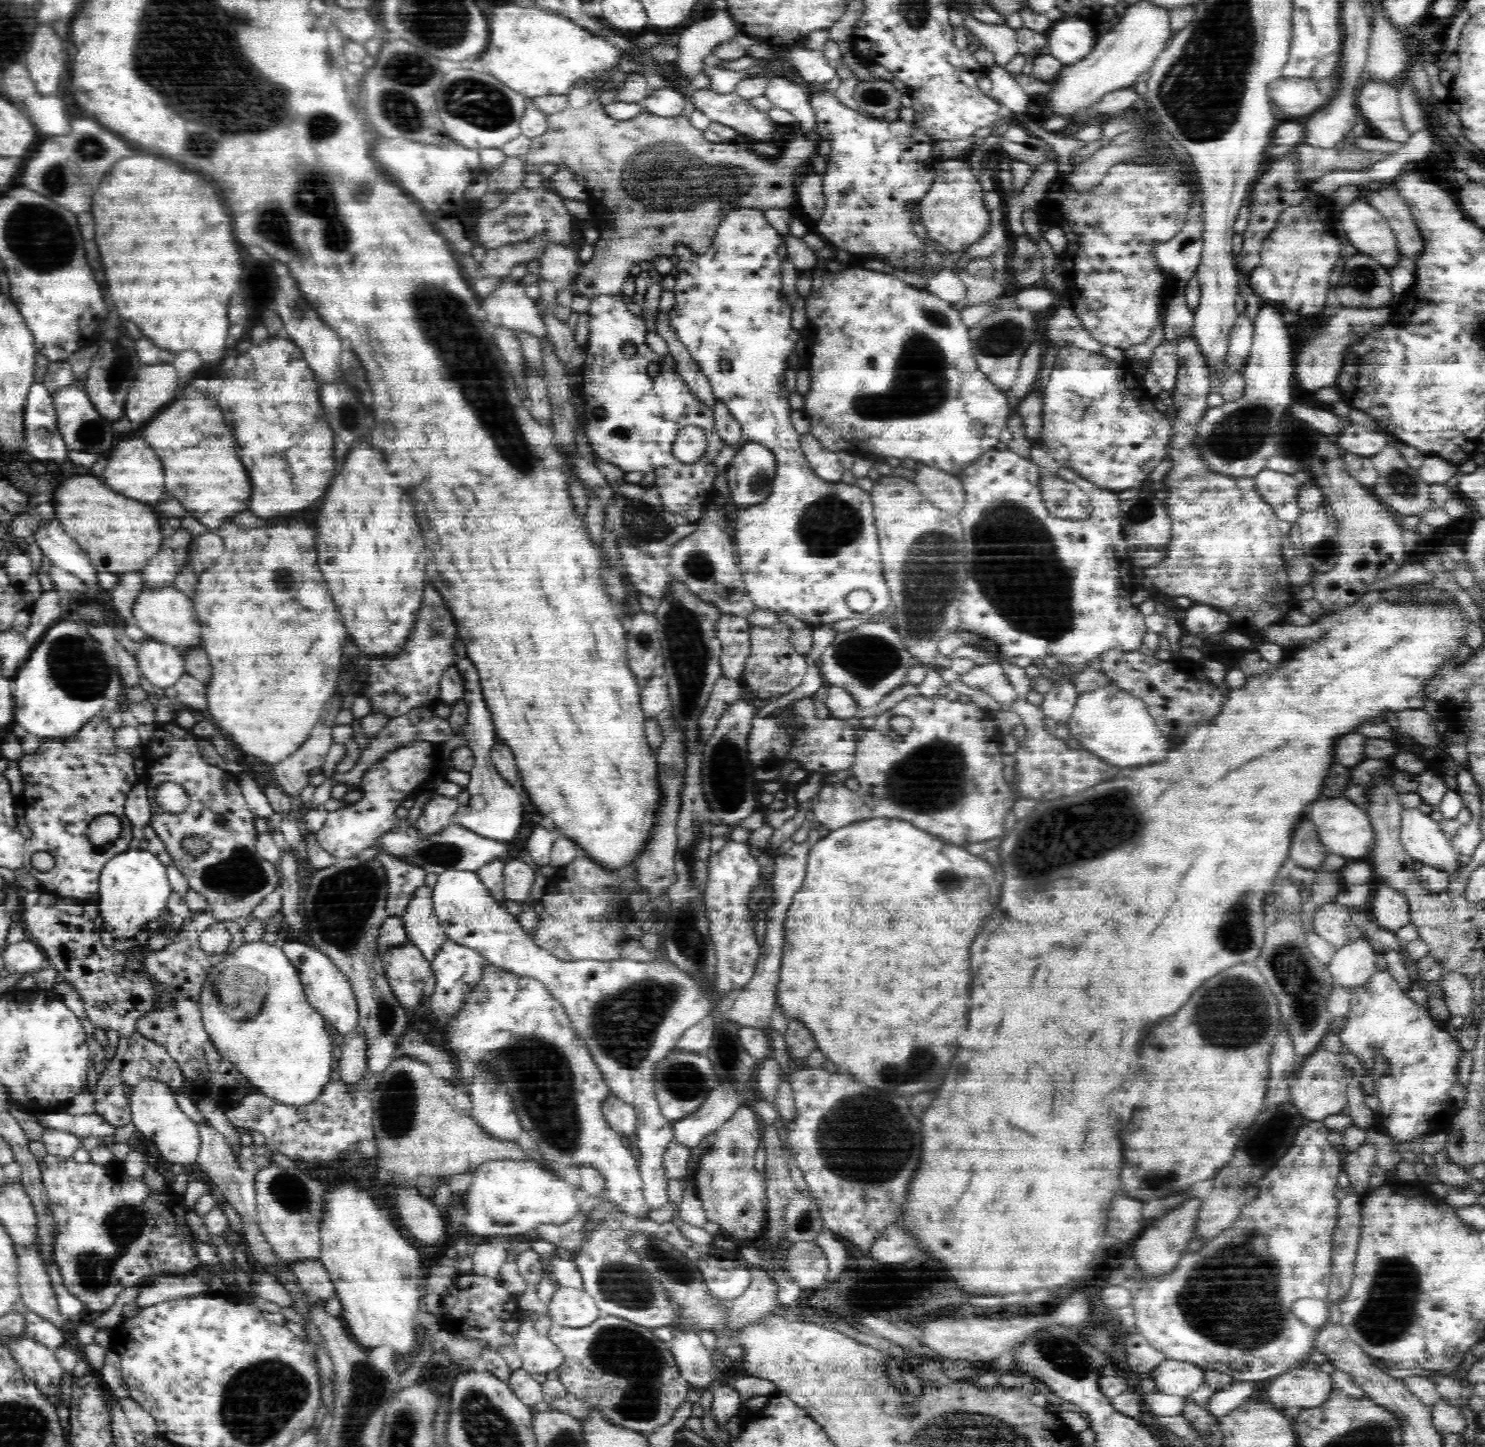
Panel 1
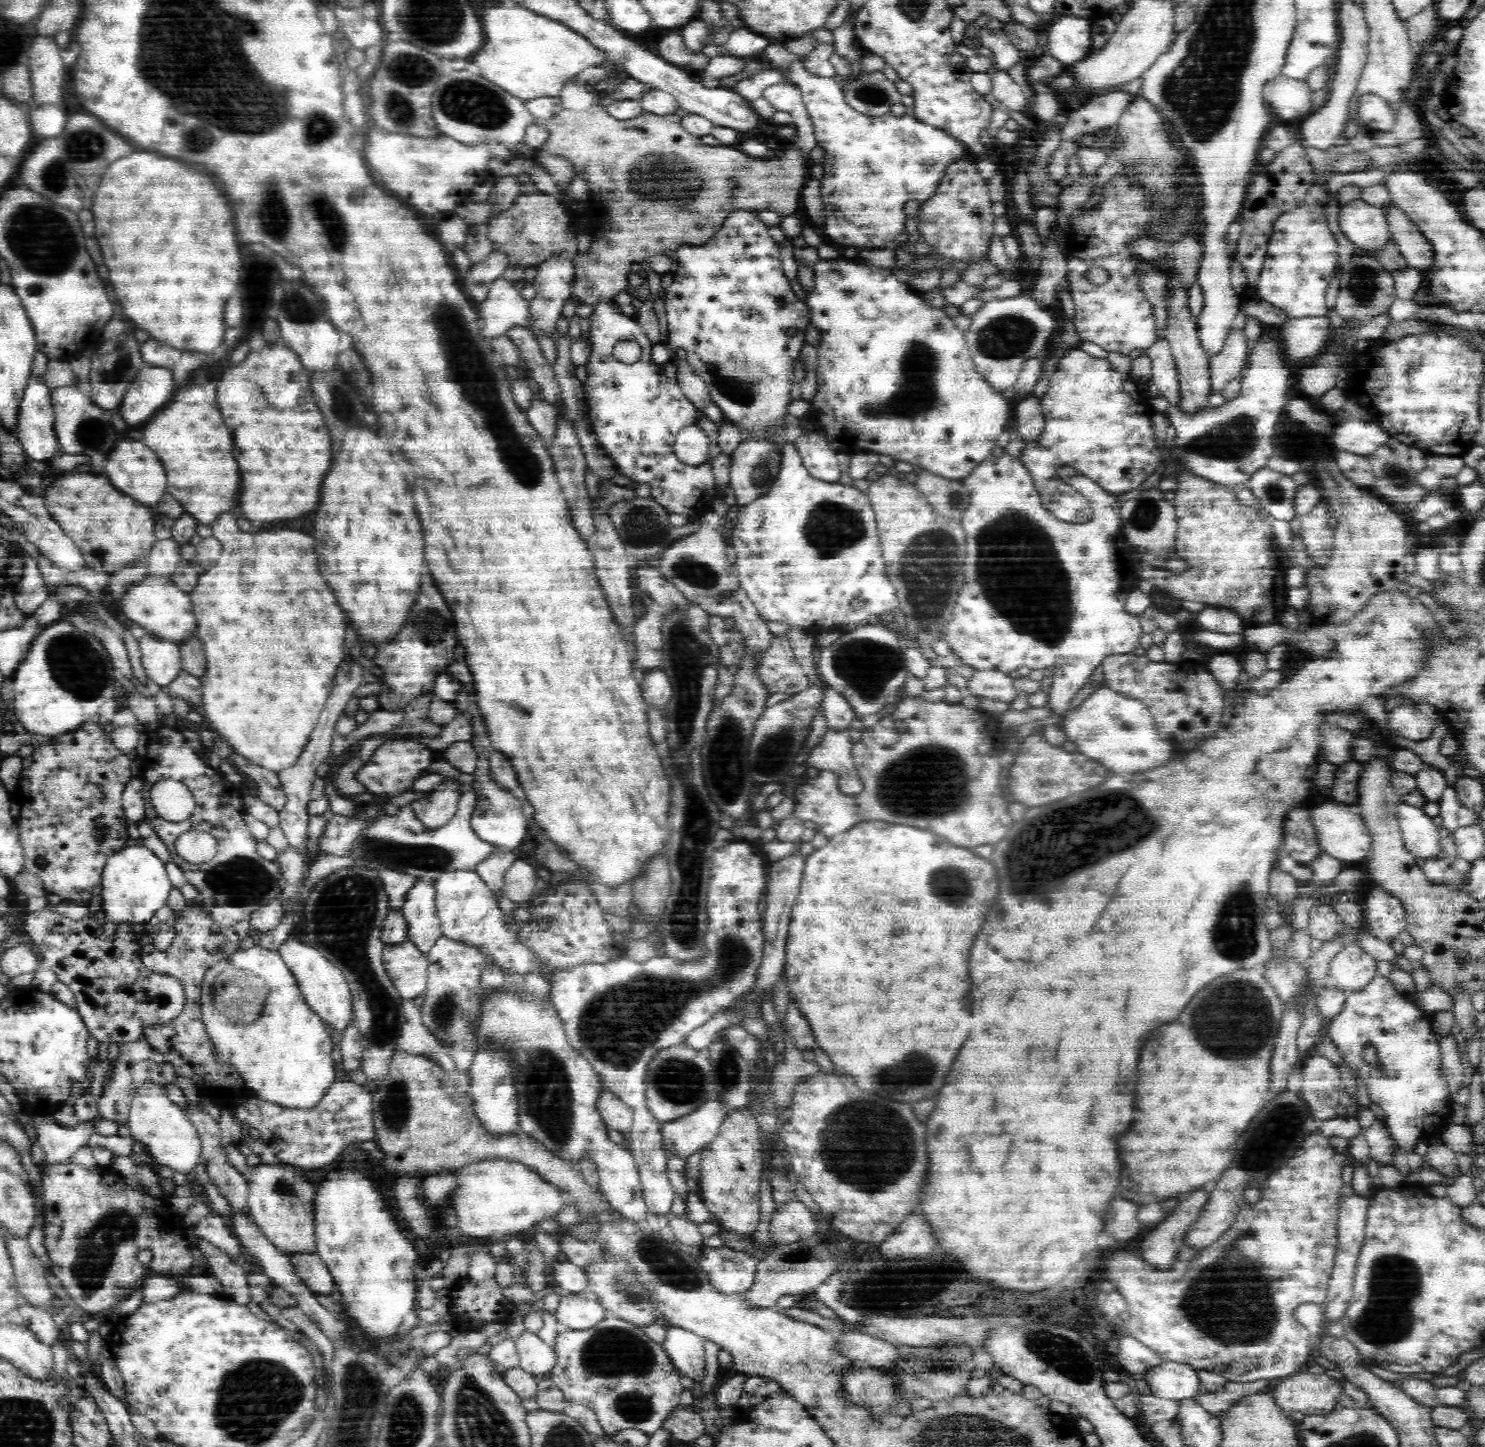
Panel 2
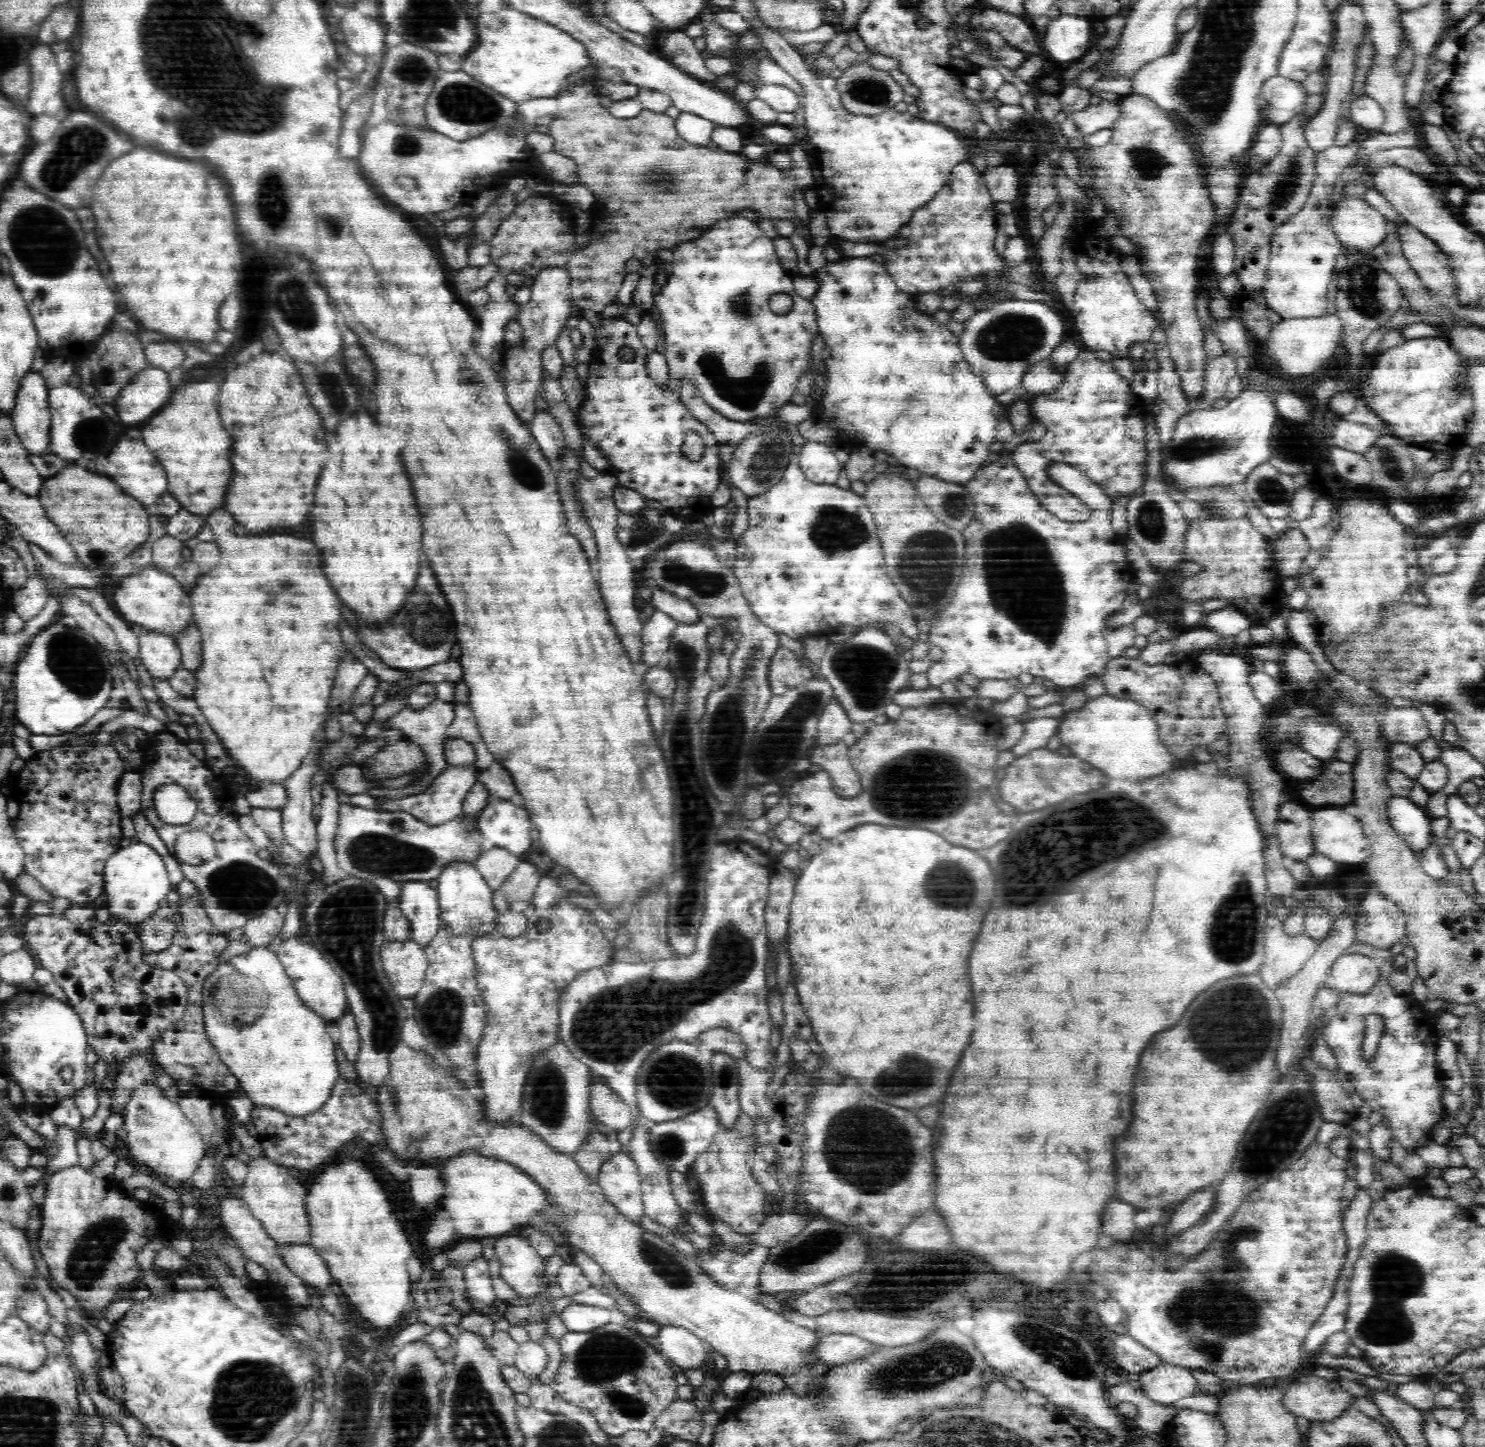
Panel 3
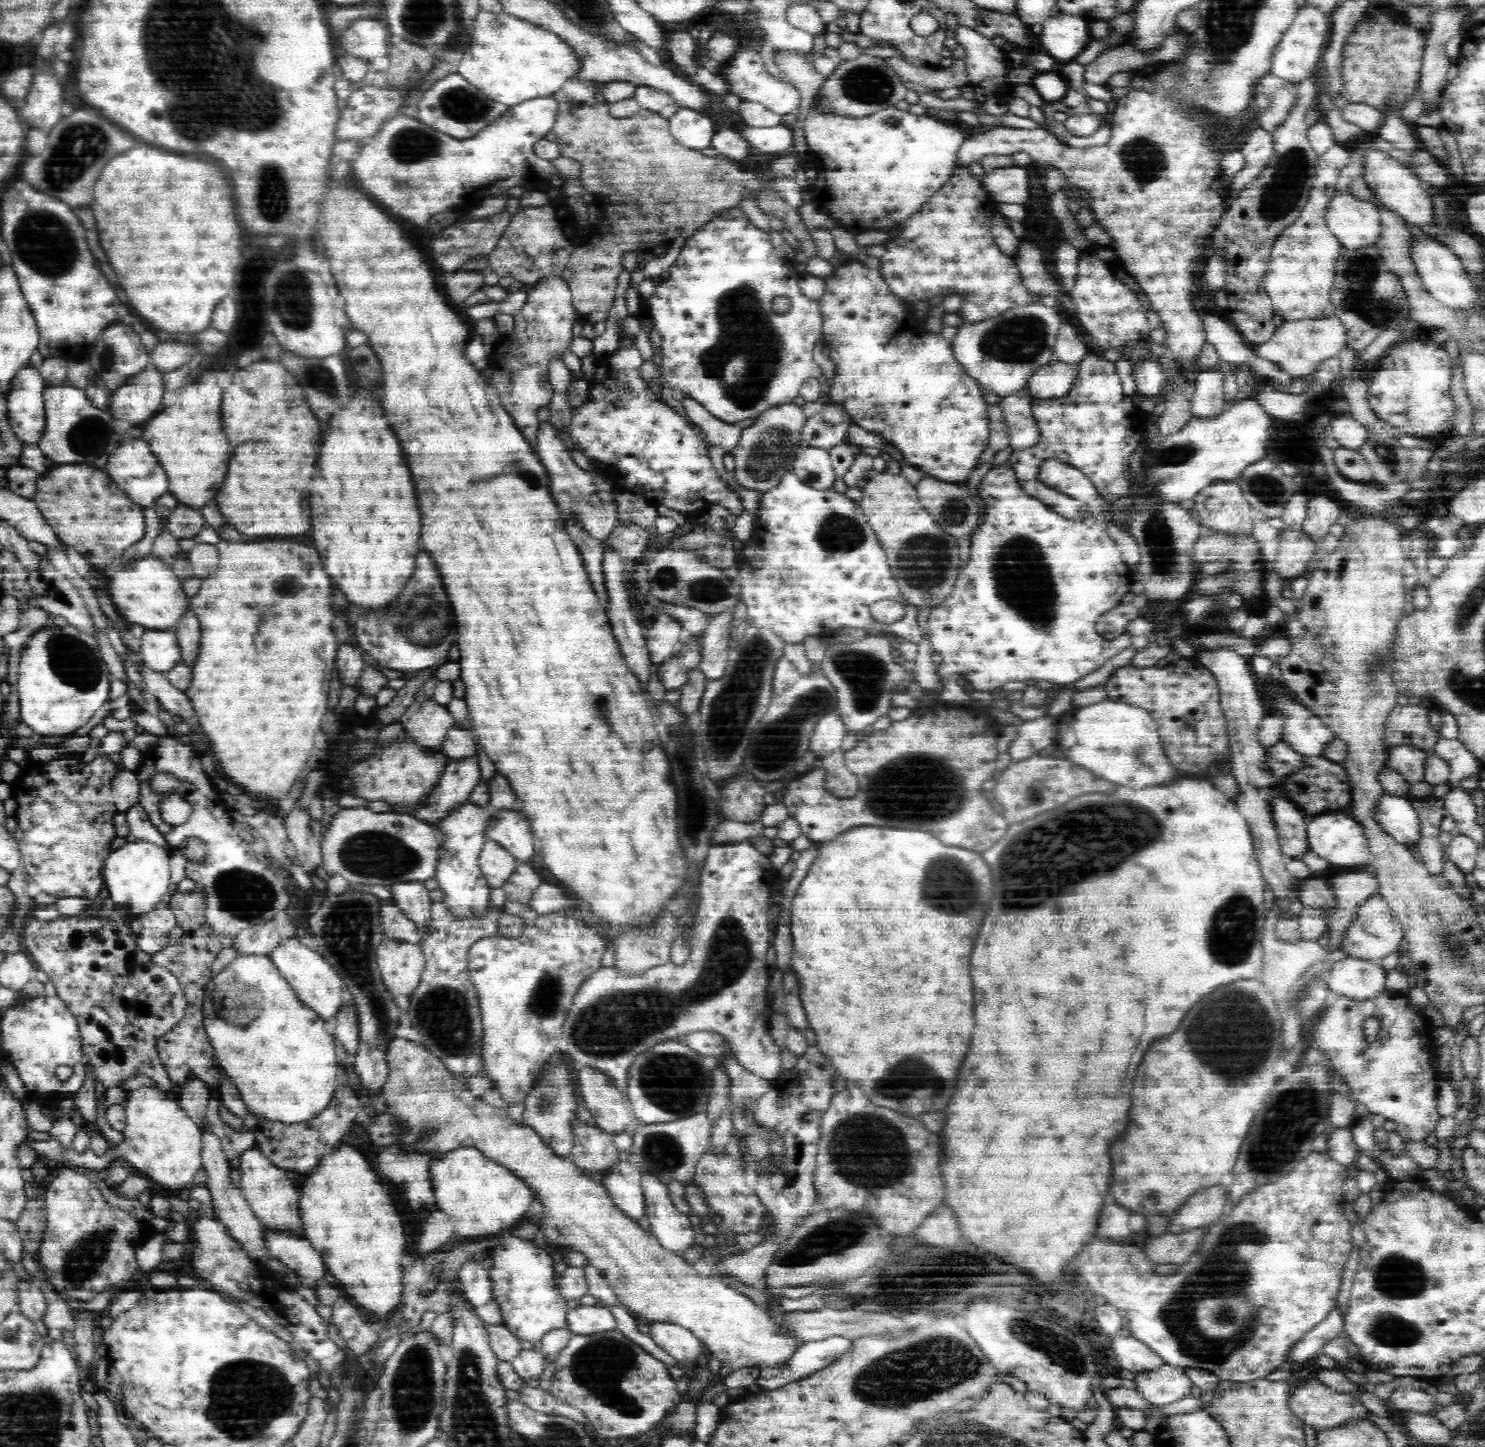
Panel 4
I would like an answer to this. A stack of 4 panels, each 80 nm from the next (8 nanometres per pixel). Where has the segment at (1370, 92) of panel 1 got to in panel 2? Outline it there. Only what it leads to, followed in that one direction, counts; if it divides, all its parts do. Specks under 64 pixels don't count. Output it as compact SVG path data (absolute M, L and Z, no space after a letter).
M1363 94L1358 101L1358 118L1374 131L1391 132L1397 124L1388 103L1380 95Z

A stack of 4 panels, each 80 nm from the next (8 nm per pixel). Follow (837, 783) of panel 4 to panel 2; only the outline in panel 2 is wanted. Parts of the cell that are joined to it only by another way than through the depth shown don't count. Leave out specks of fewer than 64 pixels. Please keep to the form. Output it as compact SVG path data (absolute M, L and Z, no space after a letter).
M850 727L842 732L836 732L828 728L824 733L822 741L815 746L809 755L806 767L814 766L821 772L832 771L840 776L838 787L840 791L848 796L859 794L863 790L863 784L855 770L852 748L854 743L850 739Z

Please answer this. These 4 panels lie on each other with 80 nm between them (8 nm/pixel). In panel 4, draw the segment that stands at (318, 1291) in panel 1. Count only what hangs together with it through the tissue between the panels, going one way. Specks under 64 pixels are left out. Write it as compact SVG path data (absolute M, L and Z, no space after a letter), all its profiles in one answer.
M265 1230L267 1234L267 1251L271 1258L285 1264L292 1274L303 1283L316 1282L326 1272L322 1255L311 1245L309 1240L301 1236L292 1236L288 1232Z

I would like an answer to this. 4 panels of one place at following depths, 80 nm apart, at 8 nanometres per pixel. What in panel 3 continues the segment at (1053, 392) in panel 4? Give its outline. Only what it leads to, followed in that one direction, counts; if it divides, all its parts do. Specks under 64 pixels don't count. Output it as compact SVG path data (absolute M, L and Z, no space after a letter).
M1038 362L1038 364L1030 366L1028 372L1022 376L1022 384L1019 390L1029 394L1048 394L1061 383L1063 371L1054 367L1050 362Z

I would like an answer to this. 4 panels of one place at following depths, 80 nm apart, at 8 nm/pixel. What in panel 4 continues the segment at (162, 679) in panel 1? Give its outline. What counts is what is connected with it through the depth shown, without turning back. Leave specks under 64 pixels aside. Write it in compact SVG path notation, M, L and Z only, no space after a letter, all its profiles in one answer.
M145 630L141 636L142 663L158 672L168 672L181 660L178 637L172 630Z

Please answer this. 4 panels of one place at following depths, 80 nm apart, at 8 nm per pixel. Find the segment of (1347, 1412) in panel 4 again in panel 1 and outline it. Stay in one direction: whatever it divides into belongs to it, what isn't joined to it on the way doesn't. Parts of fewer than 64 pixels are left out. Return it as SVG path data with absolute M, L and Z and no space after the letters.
M1301 1366L1272 1378L1266 1386L1266 1394L1270 1404L1278 1409L1285 1406L1316 1408L1327 1399L1333 1387L1331 1373Z

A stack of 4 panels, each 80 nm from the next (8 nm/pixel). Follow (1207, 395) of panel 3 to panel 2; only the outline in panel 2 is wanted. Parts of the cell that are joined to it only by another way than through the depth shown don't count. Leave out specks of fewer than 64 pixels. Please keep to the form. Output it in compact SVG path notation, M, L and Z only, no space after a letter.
M1243 330L1231 332L1223 351L1209 357L1211 367L1211 393L1220 393L1226 382L1240 376L1246 366L1246 335Z

